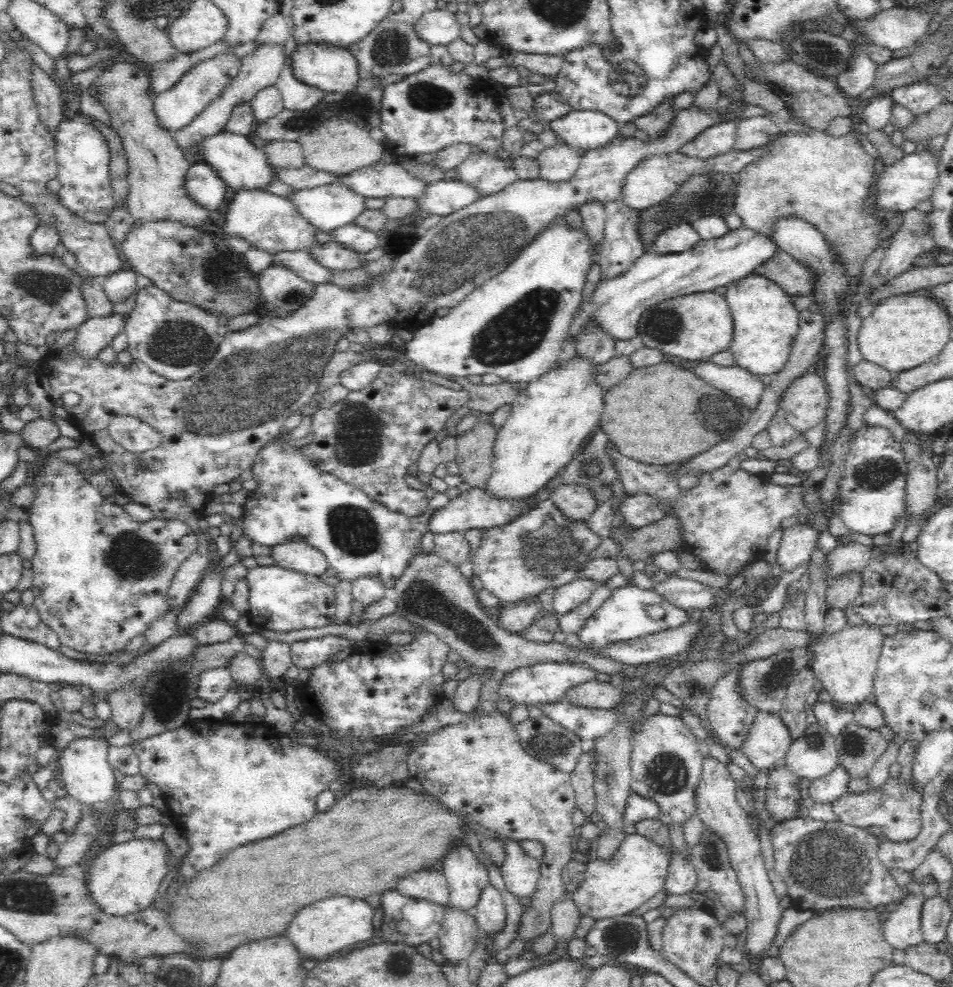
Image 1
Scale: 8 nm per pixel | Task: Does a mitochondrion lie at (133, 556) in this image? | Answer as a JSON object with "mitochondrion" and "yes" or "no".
{"mitochondrion":"yes"}

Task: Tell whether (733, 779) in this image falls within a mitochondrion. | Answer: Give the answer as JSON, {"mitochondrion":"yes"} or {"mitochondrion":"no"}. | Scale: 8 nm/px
{"mitochondrion":"no"}

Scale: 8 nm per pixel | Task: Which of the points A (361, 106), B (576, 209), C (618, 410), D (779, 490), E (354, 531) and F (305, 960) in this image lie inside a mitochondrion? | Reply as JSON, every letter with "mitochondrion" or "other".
{"A":"mitochondrion","B":"other","C":"other","D":"other","E":"mitochondrion","F":"other"}

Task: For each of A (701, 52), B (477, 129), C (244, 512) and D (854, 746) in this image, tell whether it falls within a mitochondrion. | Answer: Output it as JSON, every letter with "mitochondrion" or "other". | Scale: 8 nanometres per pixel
{"A":"other","B":"other","C":"other","D":"mitochondrion"}

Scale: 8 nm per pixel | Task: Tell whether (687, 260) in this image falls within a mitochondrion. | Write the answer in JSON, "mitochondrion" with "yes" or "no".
{"mitochondrion":"no"}

